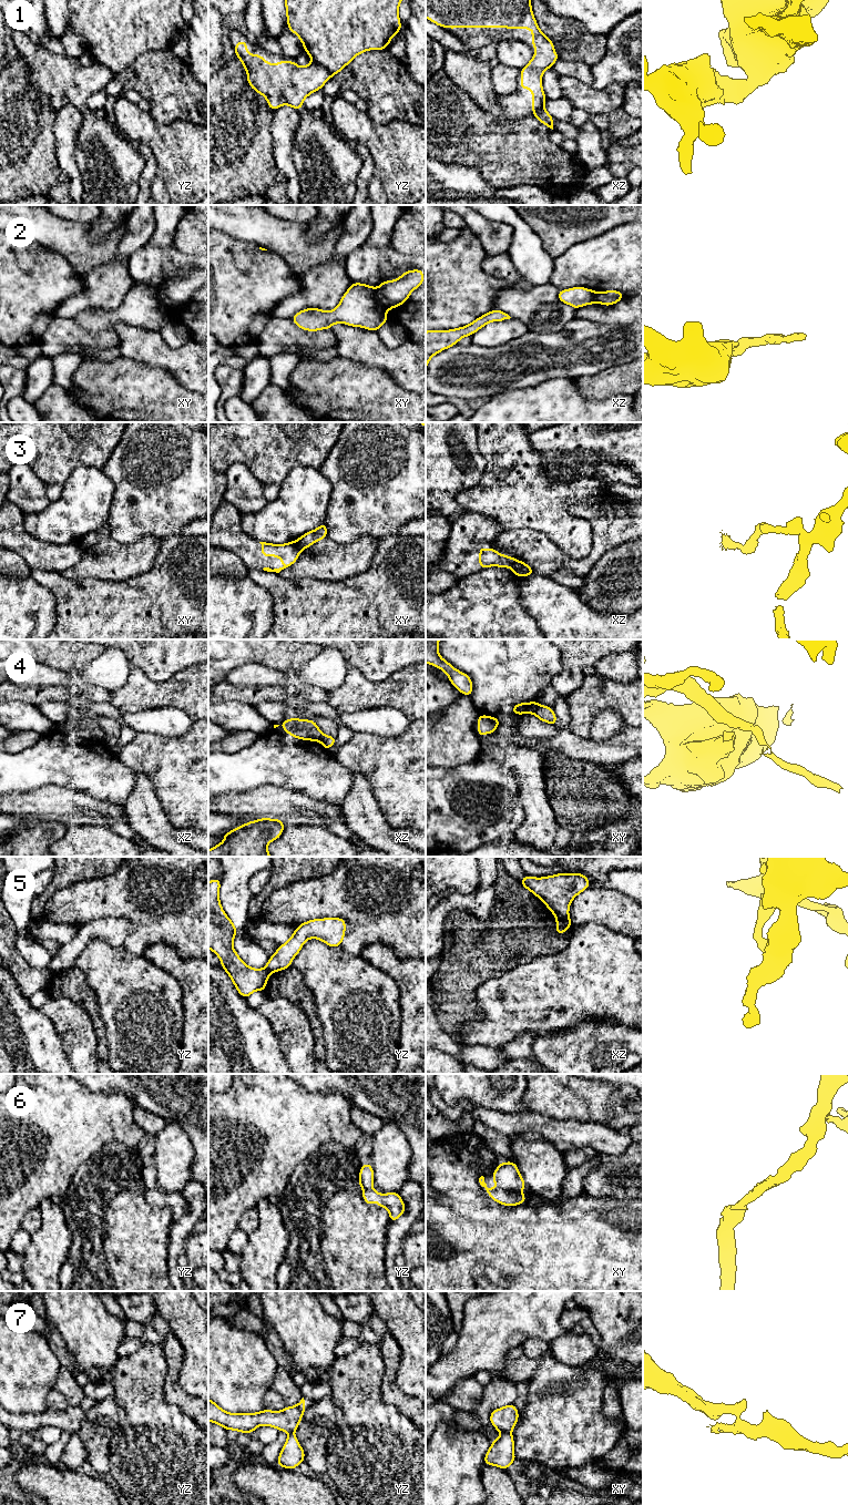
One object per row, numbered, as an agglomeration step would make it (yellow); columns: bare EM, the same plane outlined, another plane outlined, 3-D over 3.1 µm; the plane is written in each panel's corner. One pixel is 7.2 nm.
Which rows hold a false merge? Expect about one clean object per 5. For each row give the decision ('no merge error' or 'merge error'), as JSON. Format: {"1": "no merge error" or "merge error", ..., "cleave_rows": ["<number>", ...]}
{"1": "merge error", "2": "merge error", "3": "merge error", "4": "merge error", "5": "merge error", "6": "no merge error", "7": "merge error", "cleave_rows": ["1", "2", "3", "4", "5", "7"]}

